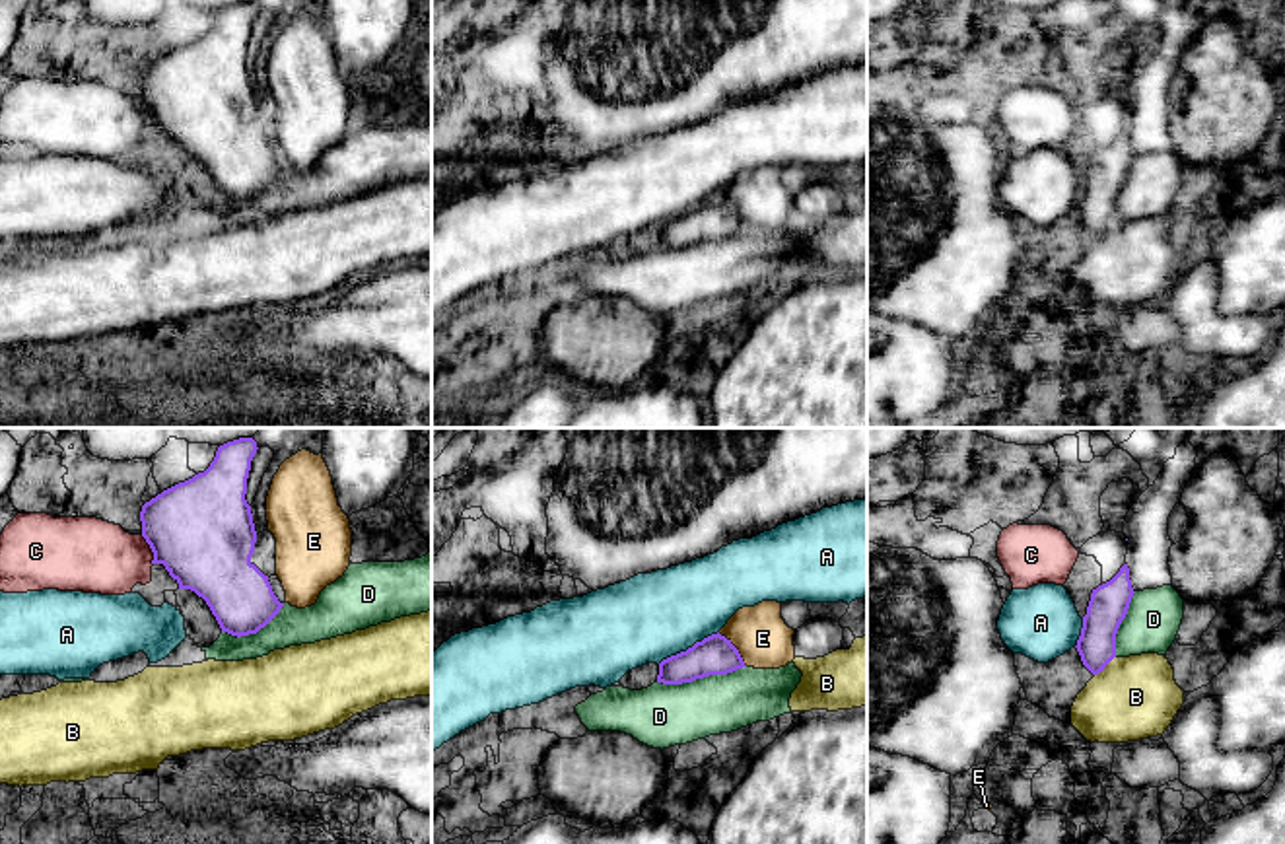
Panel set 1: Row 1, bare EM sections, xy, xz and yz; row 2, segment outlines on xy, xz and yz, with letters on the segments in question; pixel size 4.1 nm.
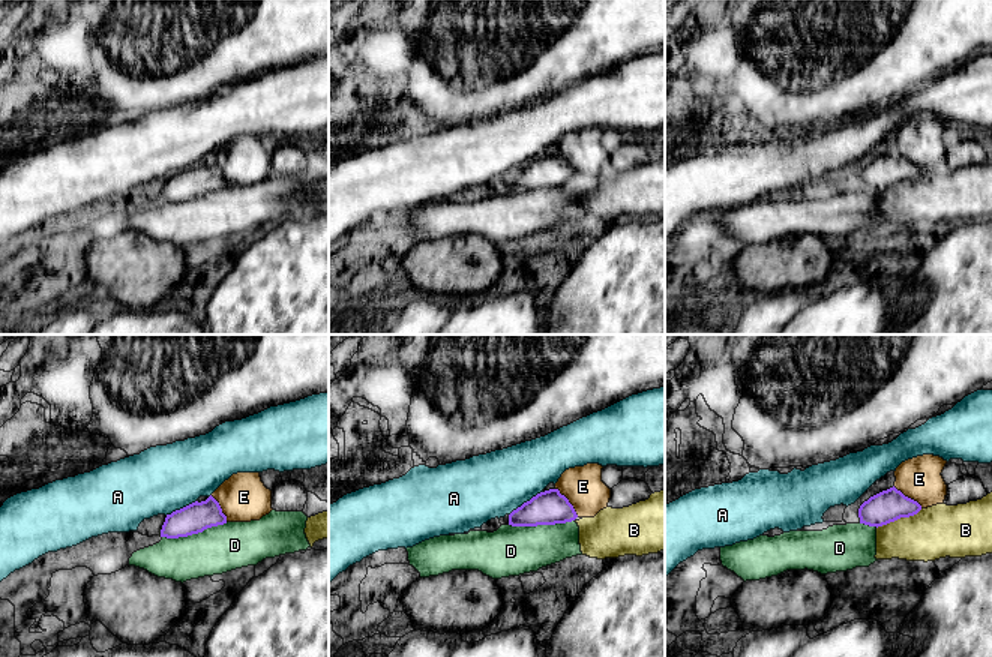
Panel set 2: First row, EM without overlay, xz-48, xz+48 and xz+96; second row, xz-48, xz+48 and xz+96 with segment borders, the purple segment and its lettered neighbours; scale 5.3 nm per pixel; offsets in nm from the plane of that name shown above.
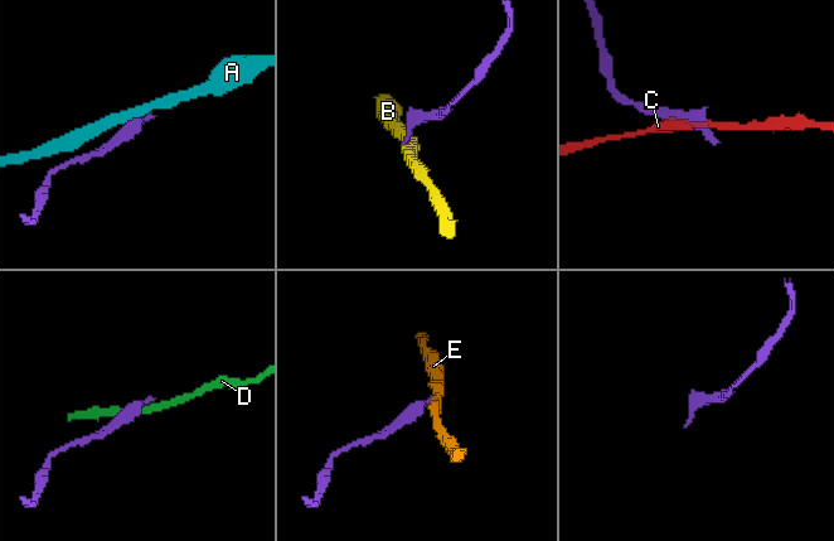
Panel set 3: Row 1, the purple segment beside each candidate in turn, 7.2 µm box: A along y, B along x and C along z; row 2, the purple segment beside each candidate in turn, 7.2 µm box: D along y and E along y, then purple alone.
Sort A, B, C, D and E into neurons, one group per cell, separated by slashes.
A C / B D / E

